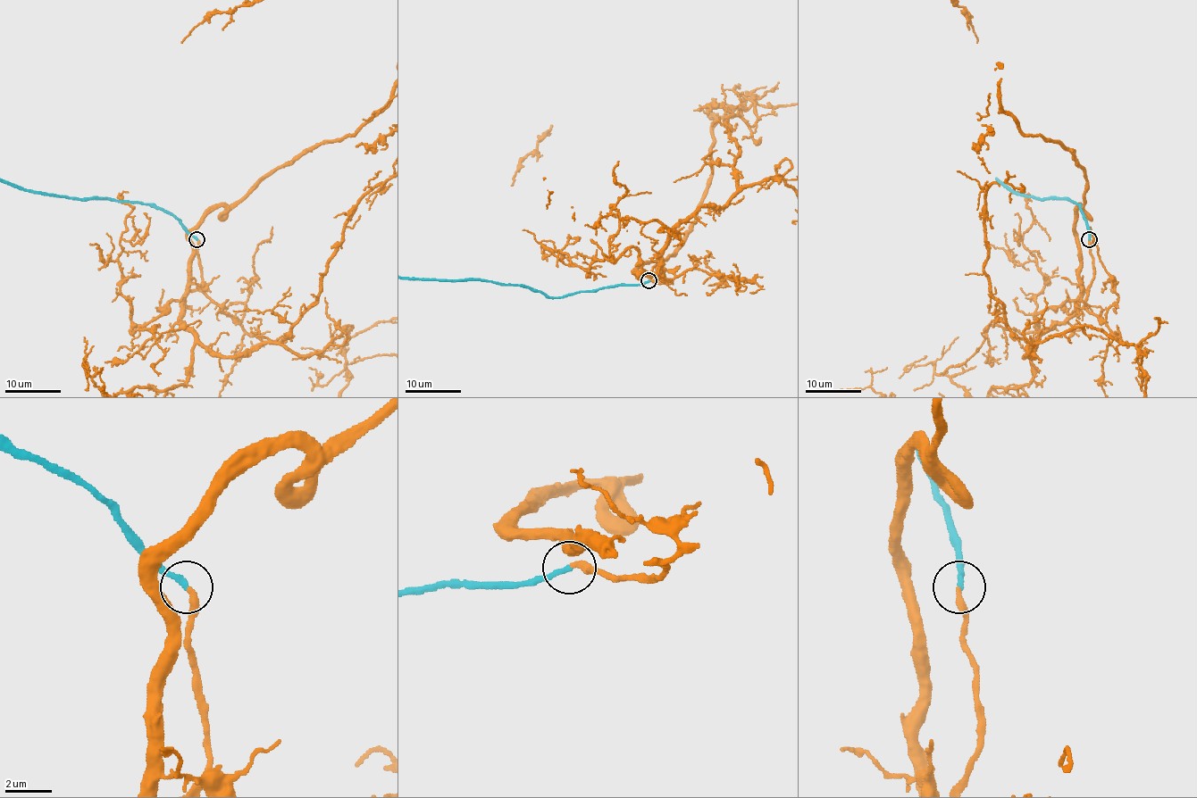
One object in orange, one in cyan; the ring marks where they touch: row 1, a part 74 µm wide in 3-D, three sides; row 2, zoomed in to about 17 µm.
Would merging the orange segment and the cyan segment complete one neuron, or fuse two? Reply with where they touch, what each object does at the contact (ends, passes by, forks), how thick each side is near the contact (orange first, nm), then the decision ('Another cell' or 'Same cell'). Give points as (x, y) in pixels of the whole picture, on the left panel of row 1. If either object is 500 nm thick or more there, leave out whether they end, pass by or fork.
Place: (196, 239). At the ring orange ends. At the ring cyan ends. Thickness 240 nm (orange) against 240 nm. Same cell

